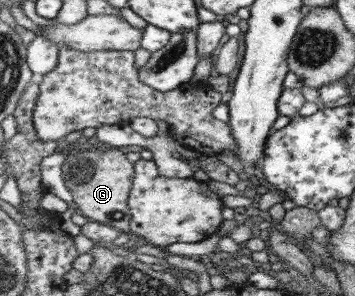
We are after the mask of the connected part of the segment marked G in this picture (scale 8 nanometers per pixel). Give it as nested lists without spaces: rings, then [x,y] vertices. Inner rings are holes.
[[[94,139],[89,140],[87,150],[79,147],[79,150],[74,147],[64,145],[63,154],[65,154],[65,162],[61,164],[62,179],[64,187],[69,191],[69,194],[73,198],[73,203],[76,206],[77,211],[83,215],[88,221],[99,222],[105,225],[110,225],[115,229],[121,231],[128,230],[128,223],[130,220],[129,208],[128,208],[128,195],[131,189],[131,182],[133,179],[133,167],[132,164],[127,161],[125,155],[118,151],[117,148],[109,146],[108,148],[101,147],[102,151],[93,147]]]

